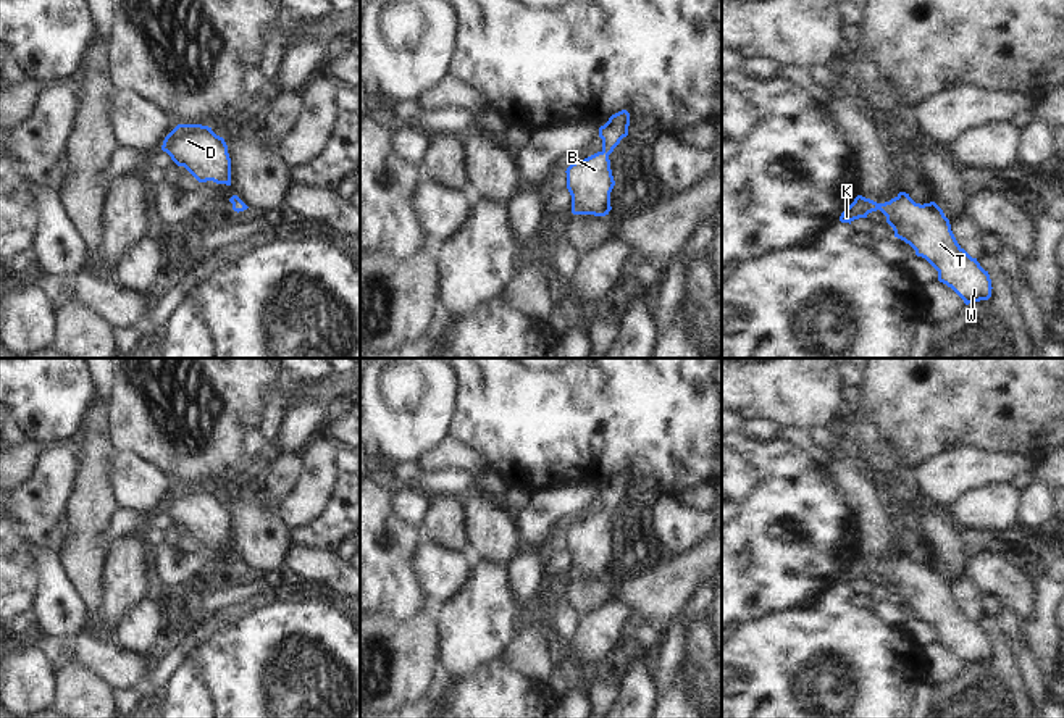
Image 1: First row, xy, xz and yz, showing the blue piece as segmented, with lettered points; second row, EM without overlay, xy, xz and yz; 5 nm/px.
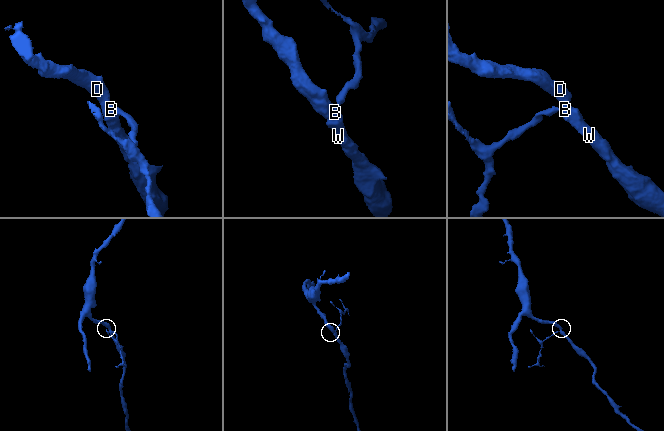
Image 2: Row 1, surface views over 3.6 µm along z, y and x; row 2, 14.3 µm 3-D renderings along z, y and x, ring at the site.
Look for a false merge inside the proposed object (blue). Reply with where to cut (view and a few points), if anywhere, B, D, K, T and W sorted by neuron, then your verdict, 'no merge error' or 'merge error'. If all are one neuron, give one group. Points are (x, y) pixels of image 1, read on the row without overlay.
no cut | B D K T W | no merge error

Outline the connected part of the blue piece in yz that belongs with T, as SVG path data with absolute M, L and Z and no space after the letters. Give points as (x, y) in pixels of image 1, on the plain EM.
M906 553L885 565L857 557L840 582L851 586L877 571L886 578L894 599L925 620L938 632L938 642L951 649L966 666L991 658L988 632L957 605L949 581L935 563L920 566Z

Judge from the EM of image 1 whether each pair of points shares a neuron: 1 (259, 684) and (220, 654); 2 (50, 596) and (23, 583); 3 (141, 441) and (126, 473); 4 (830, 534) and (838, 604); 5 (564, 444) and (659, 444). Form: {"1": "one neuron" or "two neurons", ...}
{"1": "one neuron", "2": "two neurons", "3": "two neurons", "4": "two neurons", "5": "one neuron"}

